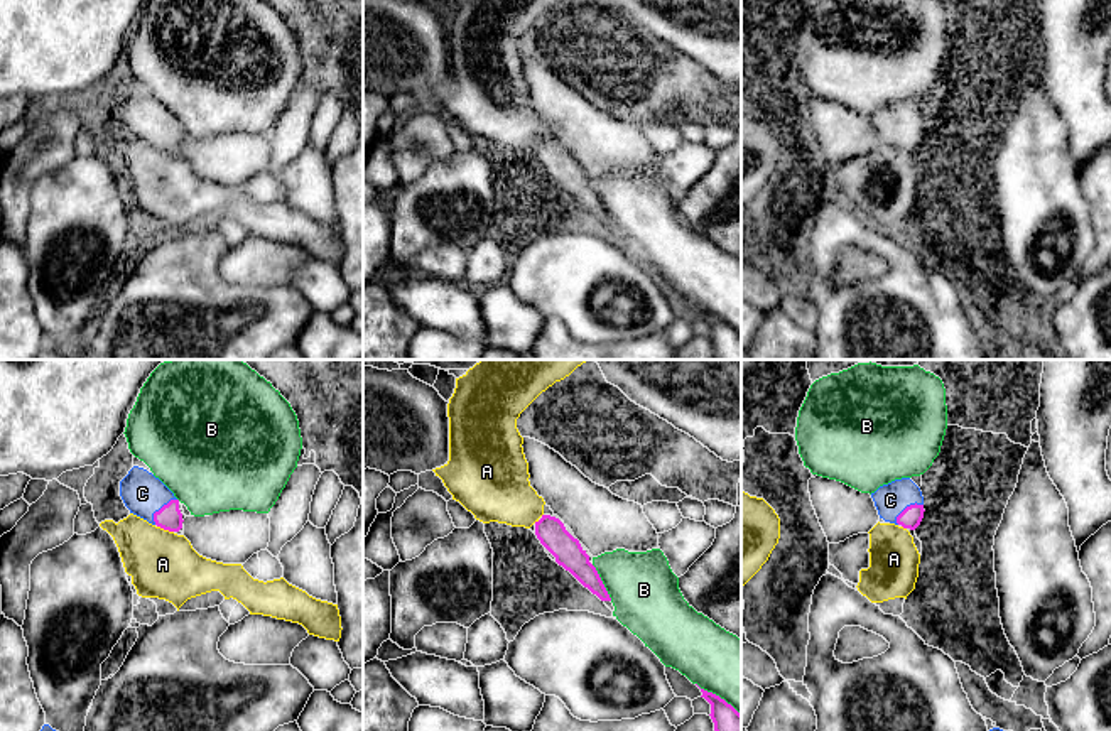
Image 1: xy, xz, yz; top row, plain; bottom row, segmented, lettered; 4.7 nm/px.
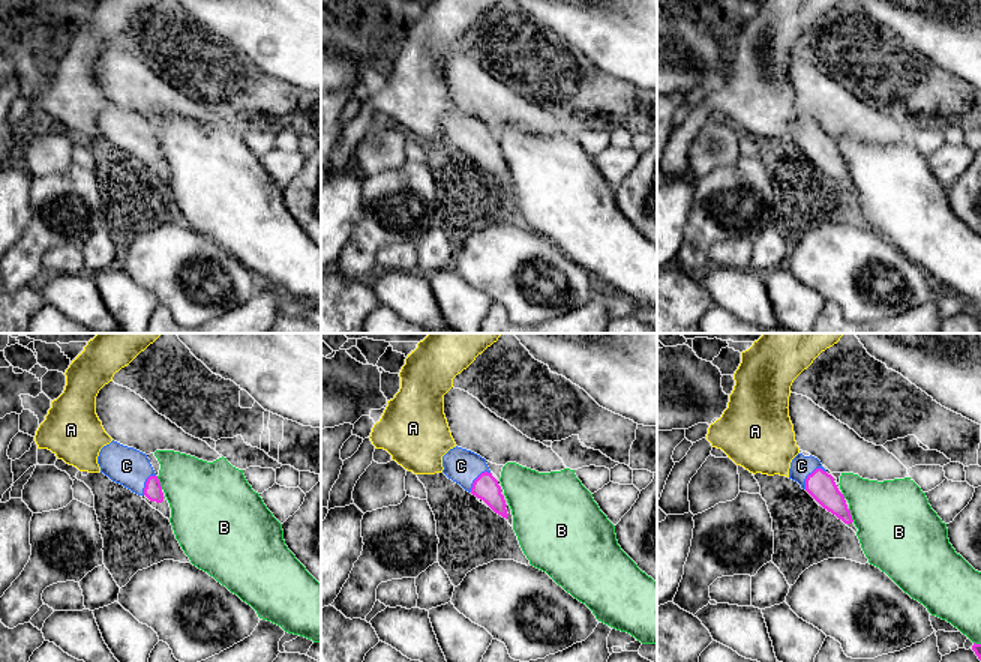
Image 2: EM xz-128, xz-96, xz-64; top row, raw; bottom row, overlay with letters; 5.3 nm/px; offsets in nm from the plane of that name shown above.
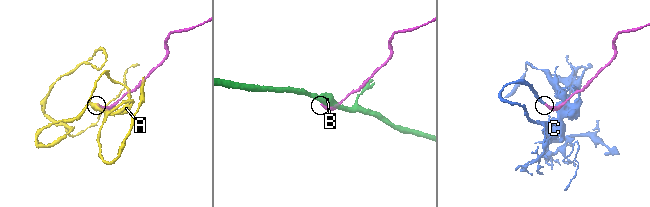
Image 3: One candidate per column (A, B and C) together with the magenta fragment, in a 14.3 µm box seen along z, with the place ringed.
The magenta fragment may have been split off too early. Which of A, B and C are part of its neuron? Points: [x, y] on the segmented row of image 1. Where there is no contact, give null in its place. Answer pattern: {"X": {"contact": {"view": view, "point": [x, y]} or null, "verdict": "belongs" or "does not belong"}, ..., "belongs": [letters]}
{"A": {"contact": {"view": "xy", "point": [166, 529]}, "verdict": "does not belong"}, "B": {"contact": {"view": "xz", "point": [601, 583]}, "verdict": "does not belong"}, "C": {"contact": {"view": "xy", "point": [161, 508]}, "verdict": "belongs"}, "belongs": ["C"]}

